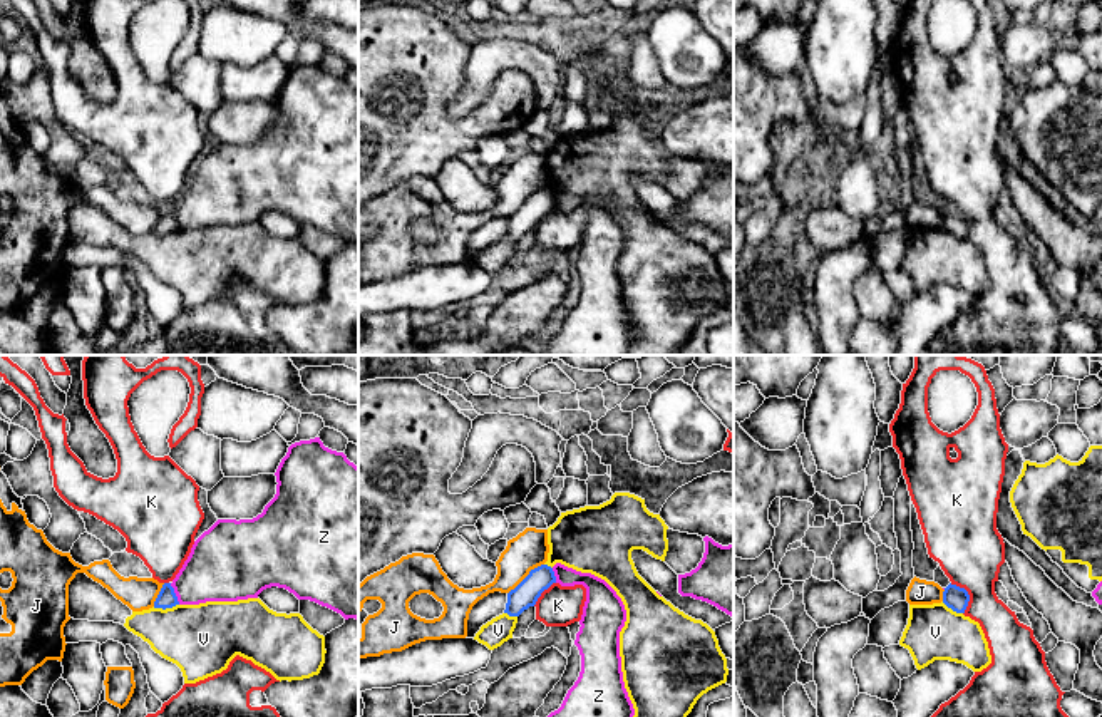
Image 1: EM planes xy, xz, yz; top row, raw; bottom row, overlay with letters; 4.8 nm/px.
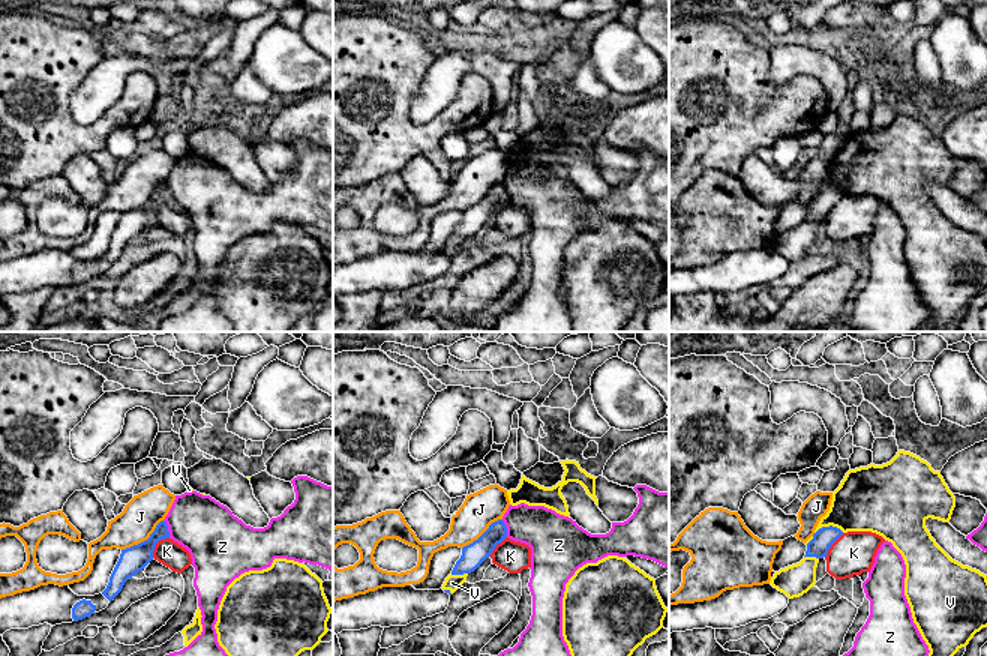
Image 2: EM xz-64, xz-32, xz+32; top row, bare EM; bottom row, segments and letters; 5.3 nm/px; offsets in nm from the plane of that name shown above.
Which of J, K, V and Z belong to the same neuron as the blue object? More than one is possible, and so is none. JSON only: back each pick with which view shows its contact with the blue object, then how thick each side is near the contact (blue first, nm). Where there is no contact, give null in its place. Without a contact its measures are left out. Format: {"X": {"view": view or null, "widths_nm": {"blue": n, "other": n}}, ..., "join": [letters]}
{"join": []}

